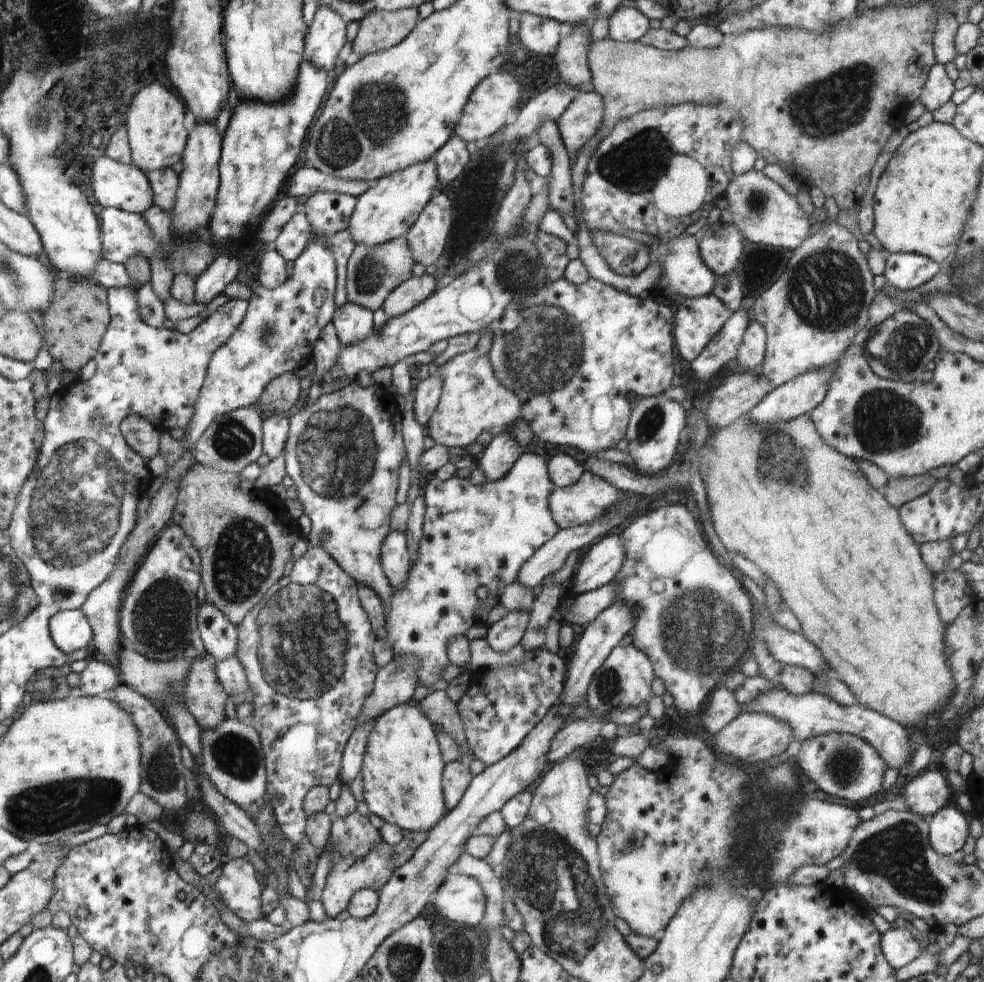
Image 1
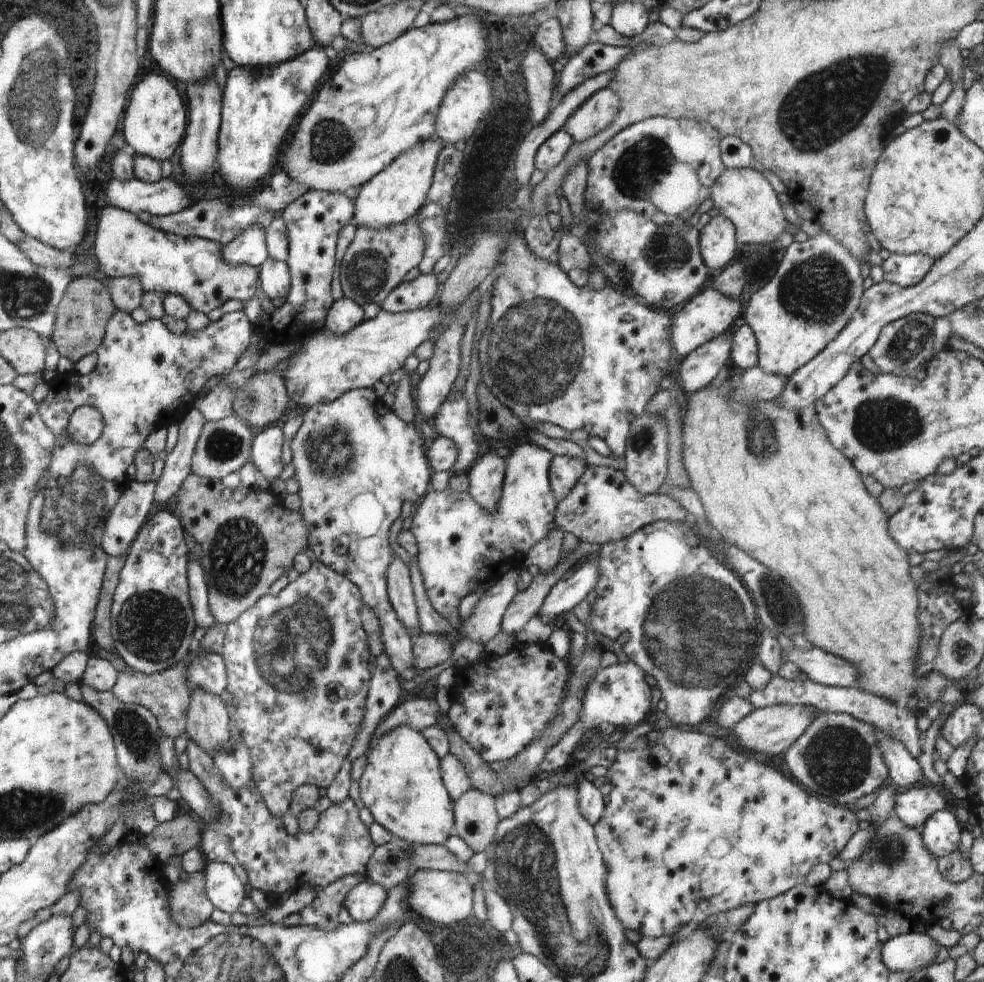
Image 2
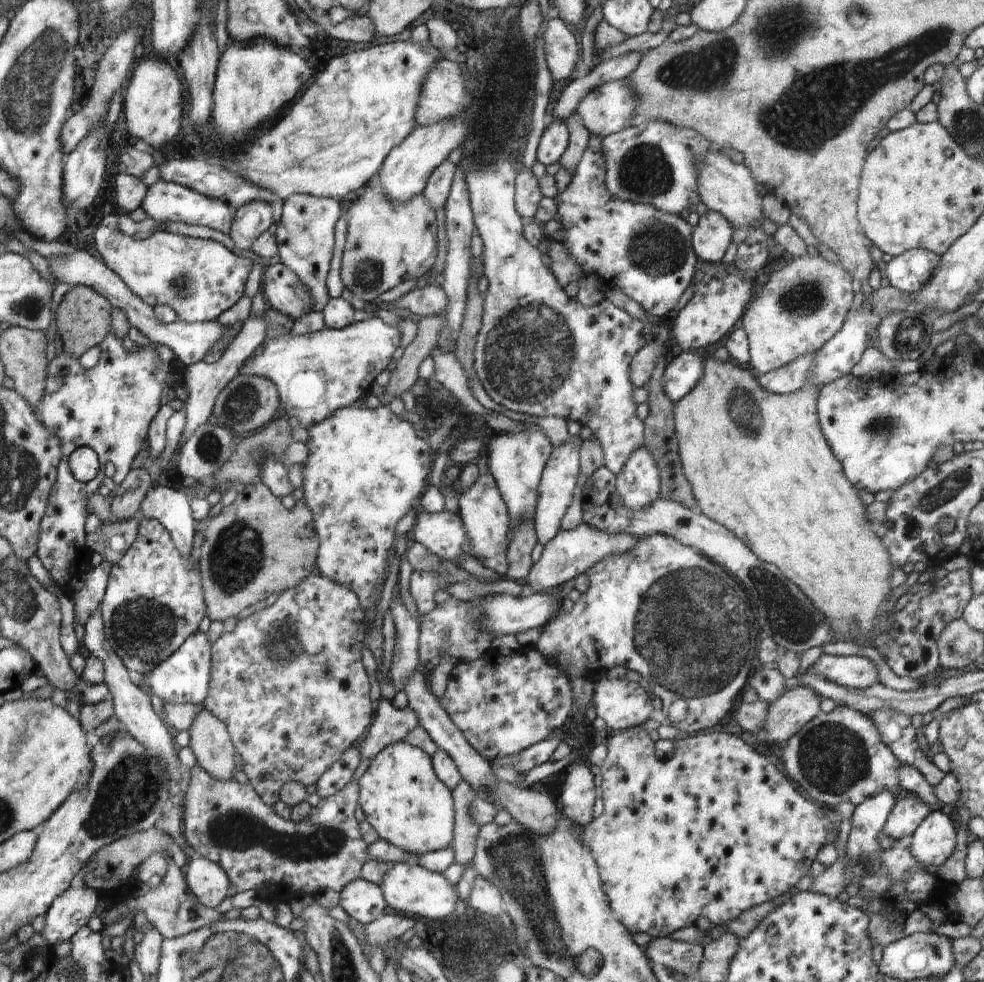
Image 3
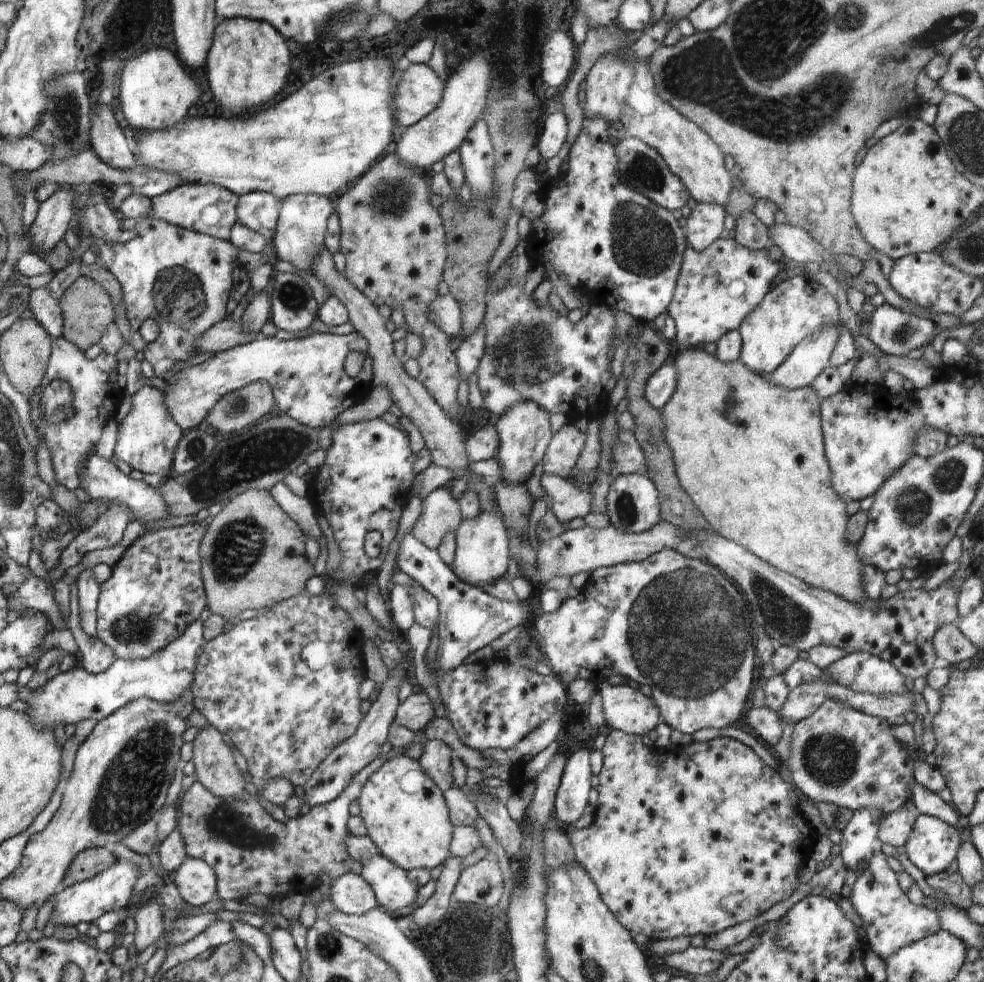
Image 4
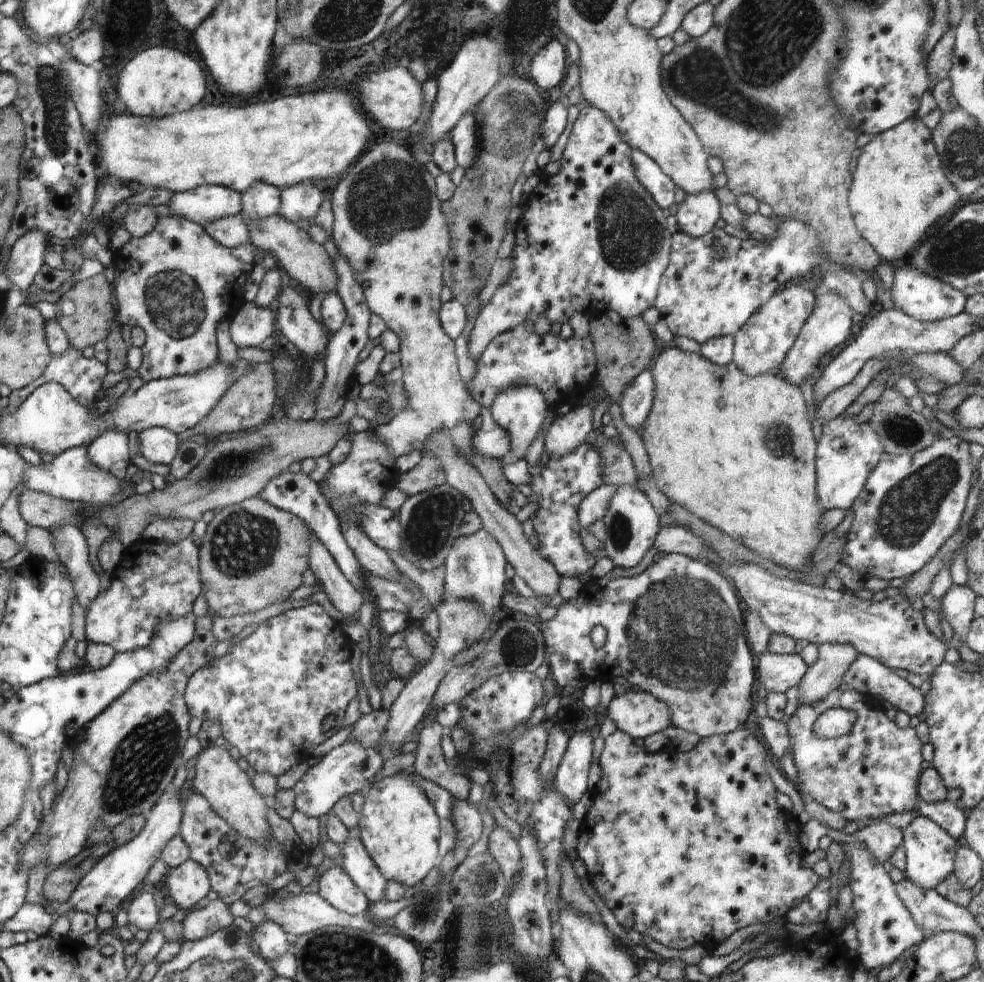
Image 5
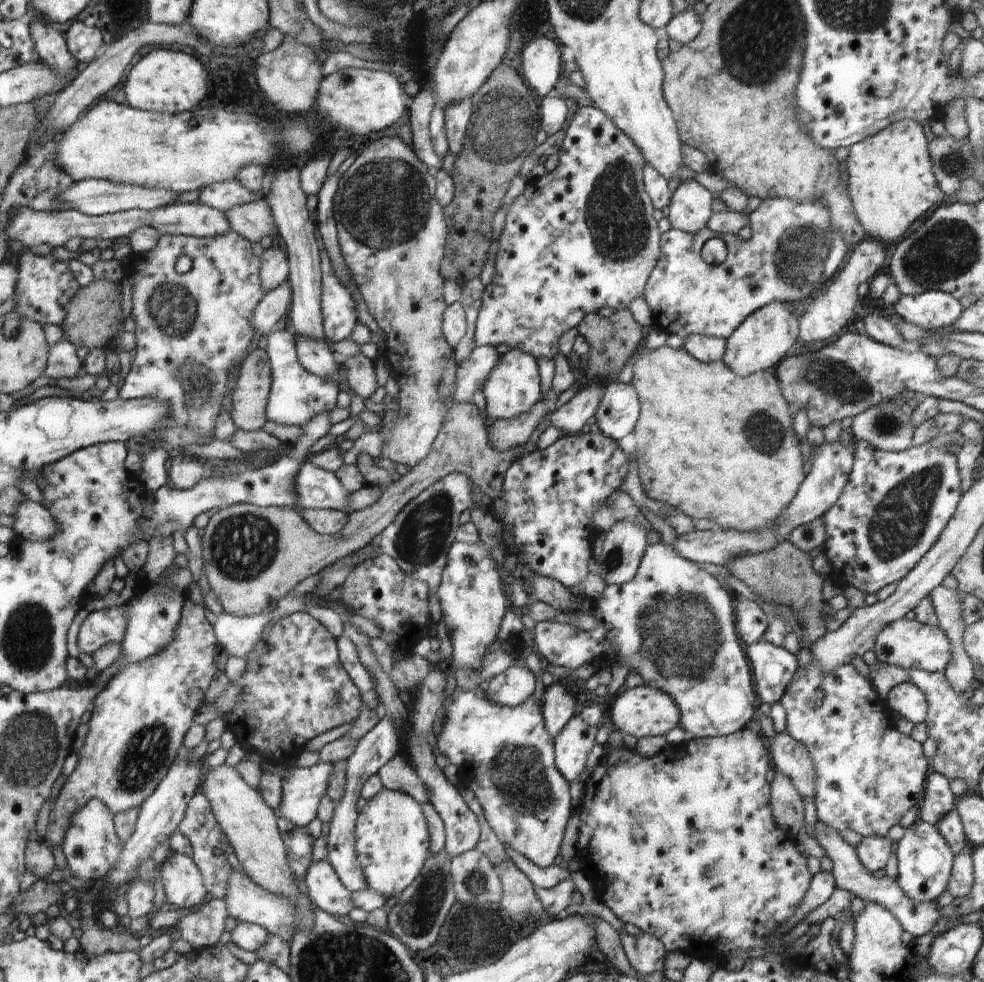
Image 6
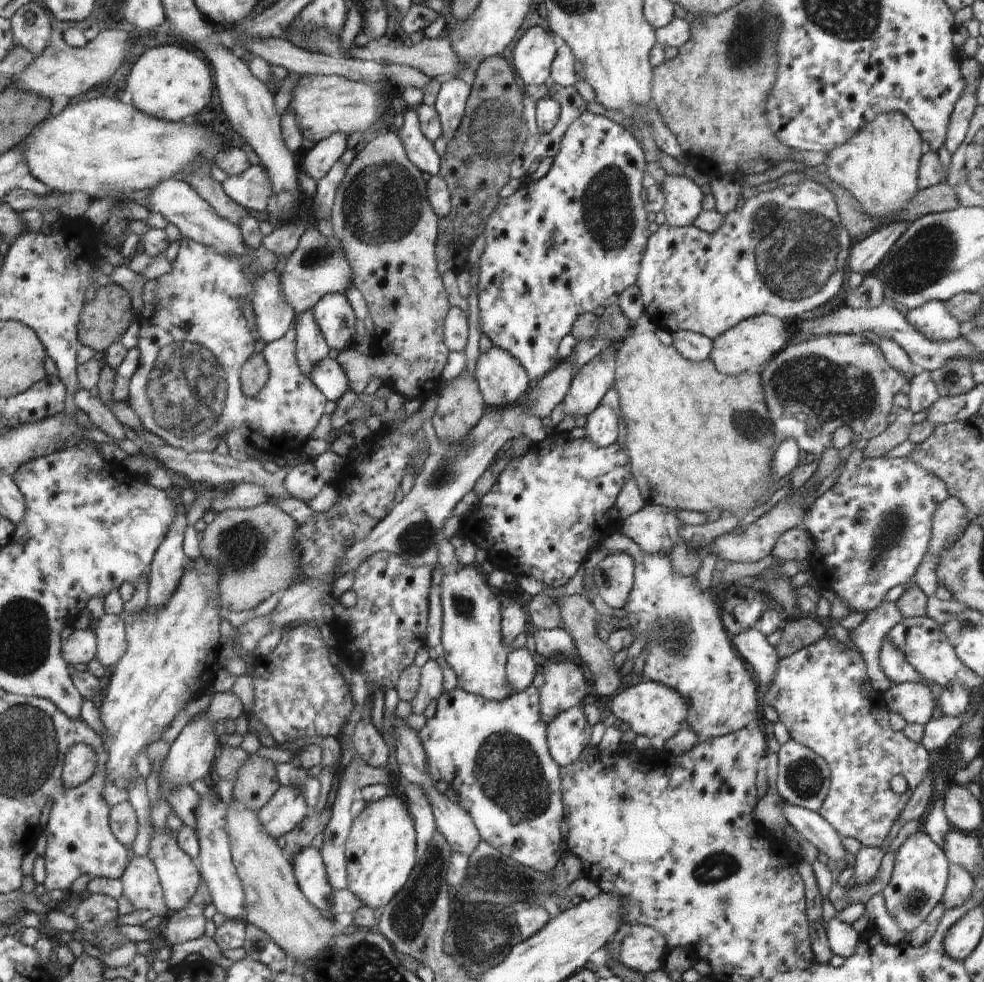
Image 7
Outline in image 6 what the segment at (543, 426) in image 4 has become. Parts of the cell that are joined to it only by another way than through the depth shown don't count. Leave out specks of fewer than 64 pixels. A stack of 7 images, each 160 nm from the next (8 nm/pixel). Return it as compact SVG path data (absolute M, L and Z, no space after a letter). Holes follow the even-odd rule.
M512 349L503 354L503 360L487 380L482 392L486 397L486 413L494 420L512 420L527 415L542 400L540 376L536 358L528 352Z

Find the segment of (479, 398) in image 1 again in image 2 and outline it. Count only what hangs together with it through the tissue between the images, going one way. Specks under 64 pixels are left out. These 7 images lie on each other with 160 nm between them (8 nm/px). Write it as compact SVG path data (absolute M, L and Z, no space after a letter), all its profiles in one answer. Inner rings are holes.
M461 392L446 398L440 408L440 414L433 421L433 427L439 436L452 439L456 443L459 455L455 464L456 473L467 472L470 464L478 460L478 443L472 428L468 426L468 404Z

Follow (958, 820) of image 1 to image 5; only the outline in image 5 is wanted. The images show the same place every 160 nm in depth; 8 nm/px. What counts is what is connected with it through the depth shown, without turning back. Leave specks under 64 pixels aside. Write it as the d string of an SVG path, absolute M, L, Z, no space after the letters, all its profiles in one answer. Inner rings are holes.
M916 812L914 820L903 830L903 838L906 878L913 884L924 890L933 890L953 873L957 841L938 824Z

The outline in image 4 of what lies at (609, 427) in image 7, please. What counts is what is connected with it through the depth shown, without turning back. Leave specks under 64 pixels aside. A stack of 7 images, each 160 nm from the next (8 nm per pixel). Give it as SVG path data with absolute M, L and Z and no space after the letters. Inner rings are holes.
M664 363L648 378L643 394L650 402L650 406L662 411L672 400L676 388L678 388L678 370L674 368L674 364Z

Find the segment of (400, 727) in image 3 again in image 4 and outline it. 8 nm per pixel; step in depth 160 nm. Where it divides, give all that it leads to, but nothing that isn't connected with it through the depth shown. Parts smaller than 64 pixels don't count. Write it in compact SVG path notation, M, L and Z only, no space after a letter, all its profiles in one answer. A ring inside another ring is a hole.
M414 692L398 706L393 723L418 733L434 716L435 708L426 692Z

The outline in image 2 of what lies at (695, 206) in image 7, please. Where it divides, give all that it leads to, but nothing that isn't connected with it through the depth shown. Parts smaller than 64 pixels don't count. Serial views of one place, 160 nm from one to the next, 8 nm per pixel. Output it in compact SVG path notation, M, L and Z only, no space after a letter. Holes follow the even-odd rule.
M722 215L712 217L701 229L701 248L708 268L718 273L727 268L736 254L734 223Z

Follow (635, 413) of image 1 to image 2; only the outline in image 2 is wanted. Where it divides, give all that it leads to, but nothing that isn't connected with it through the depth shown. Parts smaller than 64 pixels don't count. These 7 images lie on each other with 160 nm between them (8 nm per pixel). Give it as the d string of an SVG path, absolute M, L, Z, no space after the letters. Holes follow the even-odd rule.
M644 412L631 424L631 434L627 438L627 446L623 458L626 462L624 470L626 480L643 495L659 492L667 478L667 438L665 423L658 414Z

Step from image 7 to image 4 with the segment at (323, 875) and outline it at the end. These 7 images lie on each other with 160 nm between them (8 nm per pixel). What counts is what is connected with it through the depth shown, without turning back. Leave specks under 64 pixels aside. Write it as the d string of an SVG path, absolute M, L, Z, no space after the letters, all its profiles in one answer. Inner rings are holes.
M346 872L331 884L330 899L337 910L350 915L362 915L379 906L370 882L357 872Z

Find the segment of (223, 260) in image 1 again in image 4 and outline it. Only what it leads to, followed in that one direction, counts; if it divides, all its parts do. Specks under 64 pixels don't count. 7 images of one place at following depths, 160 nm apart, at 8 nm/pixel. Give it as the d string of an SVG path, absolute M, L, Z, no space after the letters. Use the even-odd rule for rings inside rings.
M250 192L239 196L238 222L262 237L274 239L280 202L270 193Z

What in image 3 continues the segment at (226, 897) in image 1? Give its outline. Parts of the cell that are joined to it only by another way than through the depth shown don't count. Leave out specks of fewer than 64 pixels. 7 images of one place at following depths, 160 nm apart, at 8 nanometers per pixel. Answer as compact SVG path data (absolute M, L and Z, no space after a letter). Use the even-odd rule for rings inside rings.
M207 857L194 858L185 872L188 888L201 904L216 908L224 901L231 878L222 865Z

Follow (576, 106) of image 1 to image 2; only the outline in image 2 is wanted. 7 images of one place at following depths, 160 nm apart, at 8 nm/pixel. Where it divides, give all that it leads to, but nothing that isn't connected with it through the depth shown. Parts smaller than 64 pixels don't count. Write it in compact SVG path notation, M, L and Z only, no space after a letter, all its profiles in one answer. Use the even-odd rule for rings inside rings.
M610 87L600 89L576 109L564 129L576 143L588 140L612 124L620 107L621 100Z

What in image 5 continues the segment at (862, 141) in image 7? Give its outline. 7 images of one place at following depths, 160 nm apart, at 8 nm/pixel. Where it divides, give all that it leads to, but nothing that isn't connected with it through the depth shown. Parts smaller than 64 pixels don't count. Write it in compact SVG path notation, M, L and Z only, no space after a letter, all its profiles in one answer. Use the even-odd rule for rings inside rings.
M918 117L908 118L899 126L874 135L855 162L855 183L850 191L851 213L855 216L856 229L885 262L897 265L905 261L922 244L926 230L941 217L948 218L964 202L964 198L958 194L958 188L954 188L948 176L944 176L932 130Z

